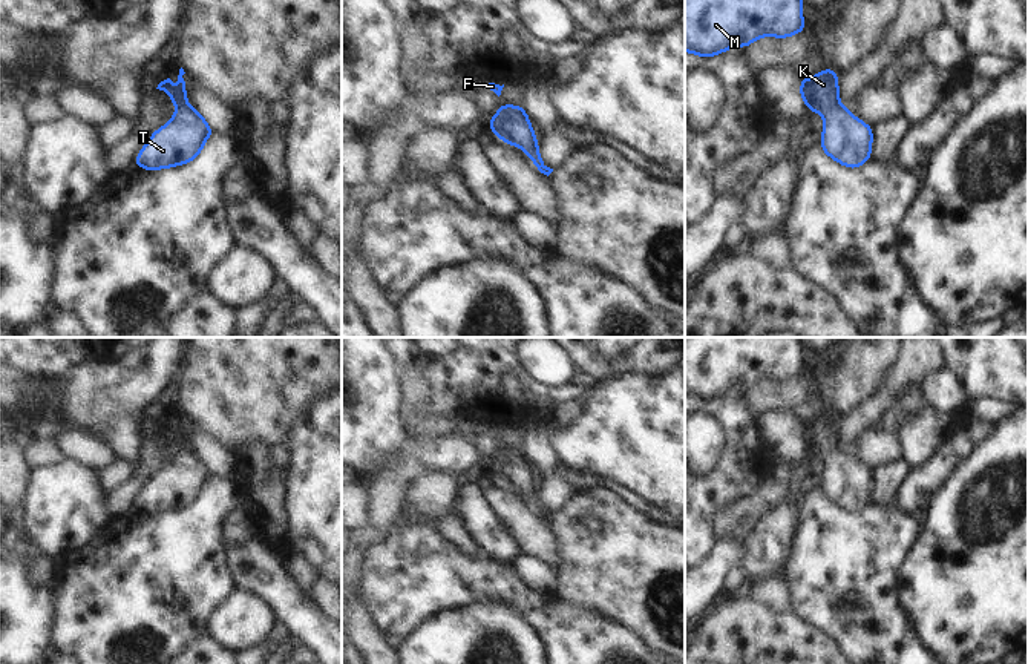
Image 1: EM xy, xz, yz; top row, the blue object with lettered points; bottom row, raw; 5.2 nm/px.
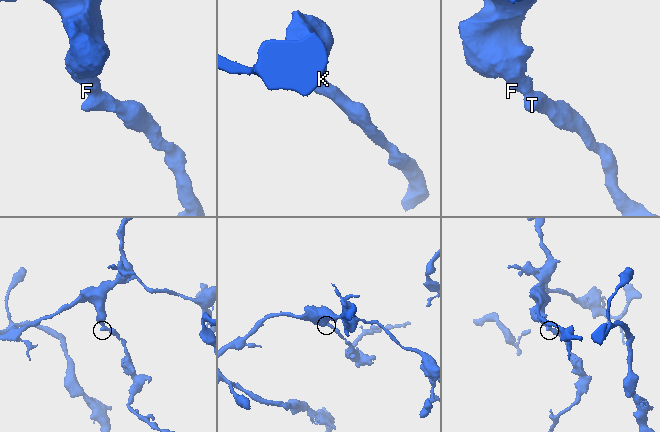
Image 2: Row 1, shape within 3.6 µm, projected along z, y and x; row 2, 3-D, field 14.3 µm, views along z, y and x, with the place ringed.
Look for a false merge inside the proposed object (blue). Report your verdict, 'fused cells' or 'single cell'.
single cell

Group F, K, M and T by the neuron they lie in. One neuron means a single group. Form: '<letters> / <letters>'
F K M T

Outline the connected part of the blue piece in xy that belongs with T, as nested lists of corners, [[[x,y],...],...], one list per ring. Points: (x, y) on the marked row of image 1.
[[[181,67],[176,90],[170,78],[158,84],[156,89],[164,90],[170,97],[176,112],[162,127],[150,135],[135,156],[133,166],[156,172],[192,163],[201,155],[205,141],[214,133],[207,120],[188,104],[184,74]]]

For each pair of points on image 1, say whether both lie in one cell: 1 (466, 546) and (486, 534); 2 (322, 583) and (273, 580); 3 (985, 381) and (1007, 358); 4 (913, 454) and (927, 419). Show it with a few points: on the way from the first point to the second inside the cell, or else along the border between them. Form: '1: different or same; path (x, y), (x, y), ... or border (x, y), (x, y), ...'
1: different; border (454, 511), (480, 549)
2: different; border (310, 594), (325, 614)
3: same; path (987, 374), (1001, 361)
4: same; path (916, 445), (918, 434), (924, 428)

